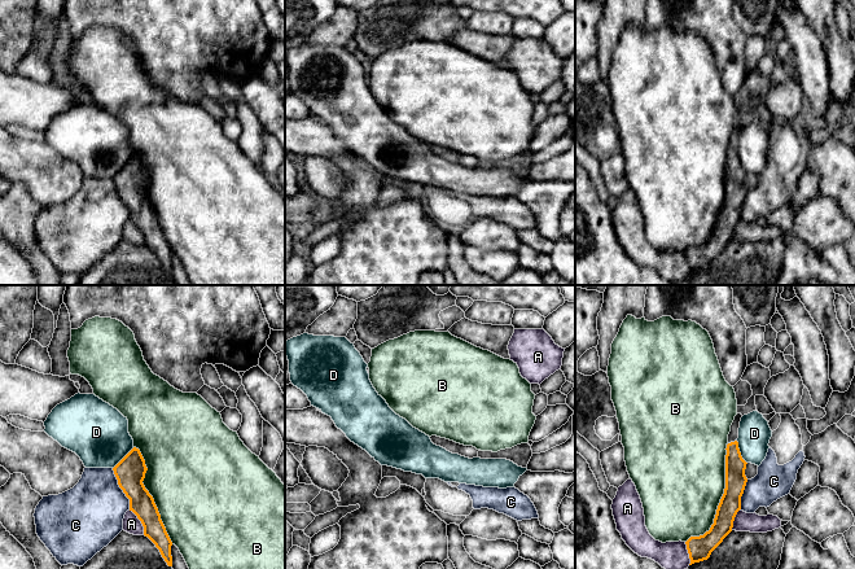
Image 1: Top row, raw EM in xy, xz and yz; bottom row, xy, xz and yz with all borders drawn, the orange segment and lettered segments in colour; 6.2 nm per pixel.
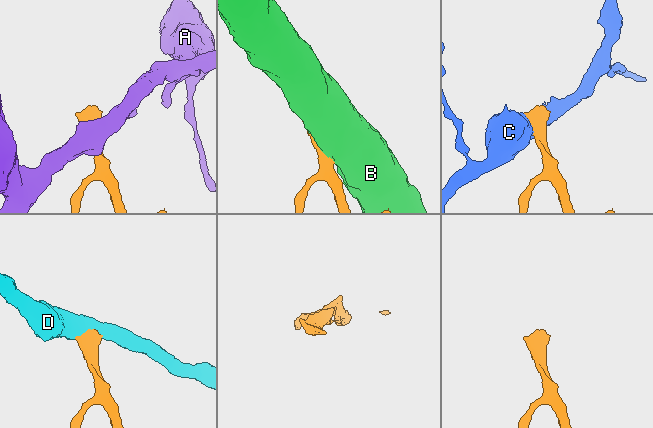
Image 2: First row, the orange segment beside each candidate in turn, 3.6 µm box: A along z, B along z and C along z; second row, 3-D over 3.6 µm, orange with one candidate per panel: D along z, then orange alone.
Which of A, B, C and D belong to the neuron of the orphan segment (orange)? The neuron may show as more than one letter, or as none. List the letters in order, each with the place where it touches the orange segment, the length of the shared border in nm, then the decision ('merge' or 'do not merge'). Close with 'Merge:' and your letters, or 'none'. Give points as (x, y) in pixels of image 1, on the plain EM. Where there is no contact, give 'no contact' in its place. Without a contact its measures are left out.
A: meets orange in xy at (141, 232); contact 180 nm long; do not merge
B: meets orange in yz at (720, 209); contact 650 nm long; do not merge
C: meets orange in xy at (121, 197); contact 280 nm long; do not merge
D: meets orange in yz at (740, 162); contact 160 nm long; do not merge
Merge: none

